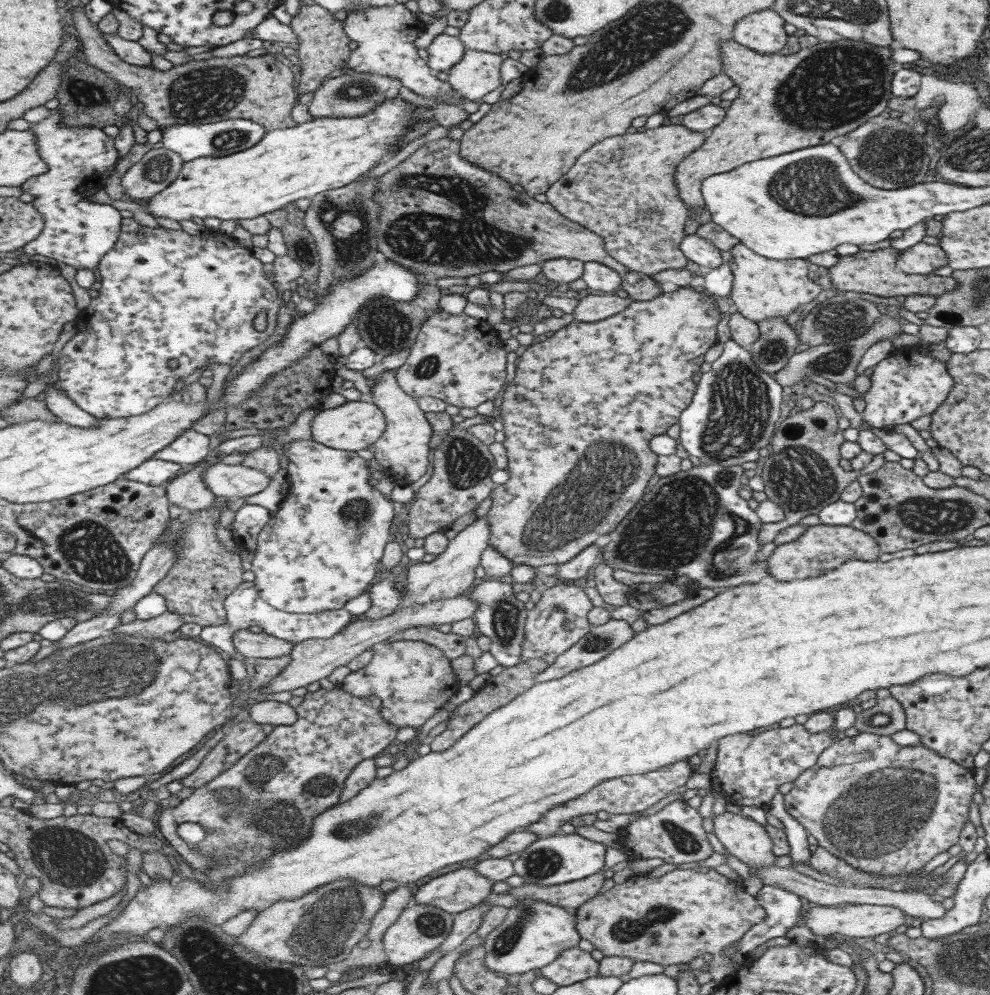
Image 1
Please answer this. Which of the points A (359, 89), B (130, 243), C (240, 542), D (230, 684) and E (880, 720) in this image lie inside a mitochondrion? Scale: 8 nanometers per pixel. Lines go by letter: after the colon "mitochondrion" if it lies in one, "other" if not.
A: mitochondrion
B: other
C: other
D: other
E: mitochondrion

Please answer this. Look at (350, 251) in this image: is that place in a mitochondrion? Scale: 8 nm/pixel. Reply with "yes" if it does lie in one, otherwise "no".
yes

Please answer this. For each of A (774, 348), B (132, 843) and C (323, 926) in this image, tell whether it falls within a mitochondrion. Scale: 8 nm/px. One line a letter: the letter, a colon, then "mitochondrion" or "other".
A: mitochondrion
B: other
C: mitochondrion

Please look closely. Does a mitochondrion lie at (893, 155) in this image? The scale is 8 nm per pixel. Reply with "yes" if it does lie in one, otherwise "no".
yes

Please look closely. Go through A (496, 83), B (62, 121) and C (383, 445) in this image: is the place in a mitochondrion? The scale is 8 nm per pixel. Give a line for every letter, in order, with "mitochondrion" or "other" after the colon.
A: other
B: other
C: other

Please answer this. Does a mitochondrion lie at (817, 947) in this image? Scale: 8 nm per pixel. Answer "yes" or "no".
no

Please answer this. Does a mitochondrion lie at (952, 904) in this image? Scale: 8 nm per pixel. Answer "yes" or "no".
no

